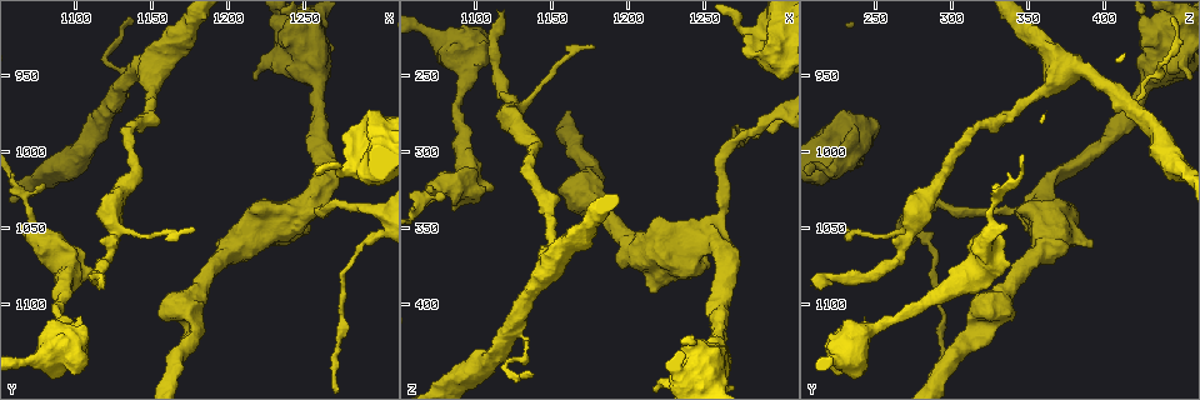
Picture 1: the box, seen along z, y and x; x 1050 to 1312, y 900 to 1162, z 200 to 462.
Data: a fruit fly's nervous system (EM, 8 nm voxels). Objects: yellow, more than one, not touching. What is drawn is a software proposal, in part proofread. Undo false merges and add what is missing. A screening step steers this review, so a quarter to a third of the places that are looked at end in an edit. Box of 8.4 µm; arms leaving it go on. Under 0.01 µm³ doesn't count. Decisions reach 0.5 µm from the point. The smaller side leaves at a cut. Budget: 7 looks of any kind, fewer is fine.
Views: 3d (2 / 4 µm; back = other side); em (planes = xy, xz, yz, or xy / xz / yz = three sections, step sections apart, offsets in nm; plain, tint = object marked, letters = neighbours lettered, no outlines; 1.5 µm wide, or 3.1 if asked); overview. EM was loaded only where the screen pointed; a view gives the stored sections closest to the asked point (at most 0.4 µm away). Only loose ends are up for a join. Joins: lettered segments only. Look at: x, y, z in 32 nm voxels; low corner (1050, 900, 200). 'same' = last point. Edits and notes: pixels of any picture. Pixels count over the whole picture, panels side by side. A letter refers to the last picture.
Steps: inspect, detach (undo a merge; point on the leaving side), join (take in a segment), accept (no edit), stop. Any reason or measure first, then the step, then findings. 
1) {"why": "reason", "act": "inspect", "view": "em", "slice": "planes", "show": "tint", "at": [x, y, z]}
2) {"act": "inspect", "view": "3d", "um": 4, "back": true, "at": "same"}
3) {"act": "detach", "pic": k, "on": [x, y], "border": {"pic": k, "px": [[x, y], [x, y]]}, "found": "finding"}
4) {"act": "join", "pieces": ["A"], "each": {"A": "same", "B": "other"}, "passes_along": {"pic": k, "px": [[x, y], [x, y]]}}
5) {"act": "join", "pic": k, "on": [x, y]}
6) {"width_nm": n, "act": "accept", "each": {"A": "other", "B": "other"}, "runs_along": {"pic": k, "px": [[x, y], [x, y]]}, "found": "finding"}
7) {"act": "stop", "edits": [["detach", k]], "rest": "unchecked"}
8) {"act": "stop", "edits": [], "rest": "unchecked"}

{"why": "thick turns thin", "act": "inspect", "view": "3d", "um": 4, "at": [1150, 964, 354]}

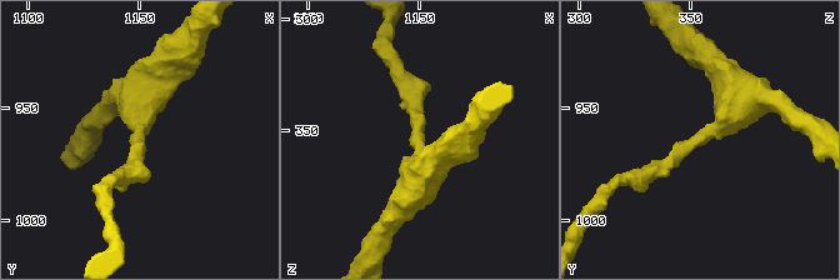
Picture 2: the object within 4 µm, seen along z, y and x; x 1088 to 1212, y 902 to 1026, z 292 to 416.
{"why": "shape alone is not enough", "act": "inspect", "view": "em", "slice": "planes", "show": "plain", "at": [1150, 964, 353]}

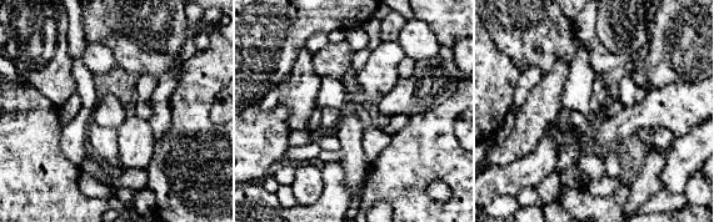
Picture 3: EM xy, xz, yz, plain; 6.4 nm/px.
{"why": "what lies round it", "act": "inspect", "view": "em", "slice": "planes", "show": "letters", "at": "same"}

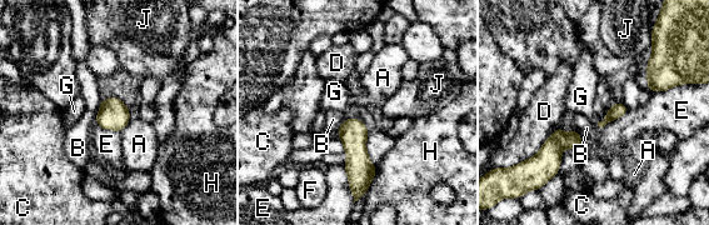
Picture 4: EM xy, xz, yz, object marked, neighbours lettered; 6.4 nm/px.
{"longest_contact_nm": ["E", 260], "act": "accept", "each": {"A": "other", "B": "other", "C": "other", "D": "other", "E": "other", "F": "other", "G": "other", "H": "other", "J": "other"}, "border": {"pic": 4, "px": [[130, 119], [120, 131]]}, "found": "continuous, no second neuron"}

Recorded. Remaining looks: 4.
{"why": "thin end", "act": "inspect", "view": "em", "slice": "xz", "step": 4, "show": "tint", "at": [1078, 1022, 330]}

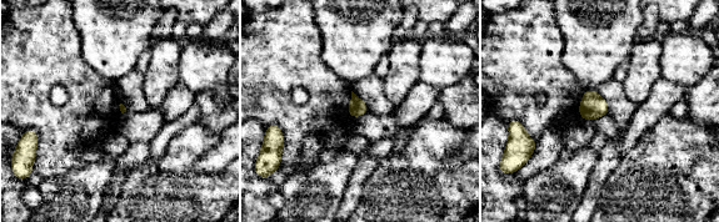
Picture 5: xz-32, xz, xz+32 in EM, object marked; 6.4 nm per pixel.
{"why": "another direction", "act": "inspect", "view": "em", "slice": "planes", "show": "letters", "at": "same"}

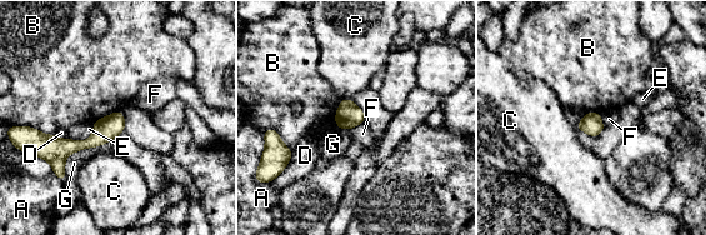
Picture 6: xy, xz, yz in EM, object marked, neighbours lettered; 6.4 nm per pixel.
{"act": "accept", "each": {"A": "other", "B": "other", "C": "other", "D": "other", "E": "other", "F": "other", "G": "other"}, "runs_along": {"pic": 6, "px": [[120, 116], [86, 144], [44, 139]]}, "found": "no lettered segment goes on from it"}

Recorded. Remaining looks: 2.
{"why": "an open end", "act": "inspect", "view": "em", "slice": "planes", "show": "plain", "at": [1218, 1058, 392]}

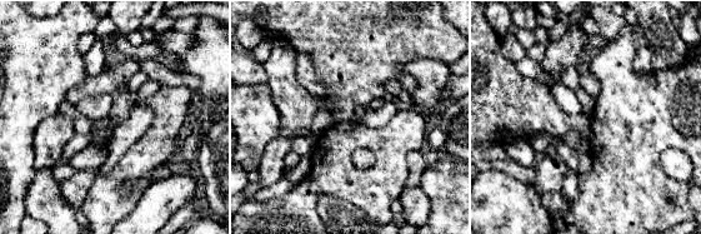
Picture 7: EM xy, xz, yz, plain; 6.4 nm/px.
{"act": "inspect", "view": "em", "slice": "planes", "show": "letters", "at": "same"}

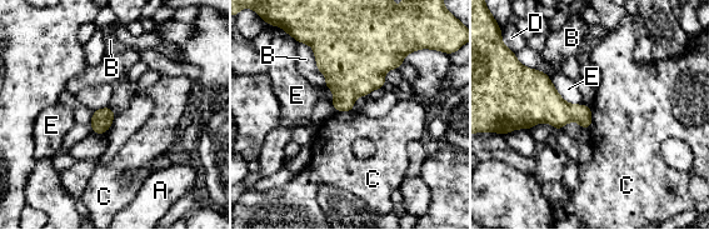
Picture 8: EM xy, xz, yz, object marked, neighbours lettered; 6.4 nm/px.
{"longest_contact_nm": ["B", 340], "act": "accept", "each": {"A": "other", "B": "other", "C": "other", "D": "other", "E": "other"}, "border": {"pic": 8, "px": [[592, 108], [590, 128]]}, "found": "none of them fits"}

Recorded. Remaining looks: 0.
{"act": "stop", "edits": [], "rest": "unchecked"}

